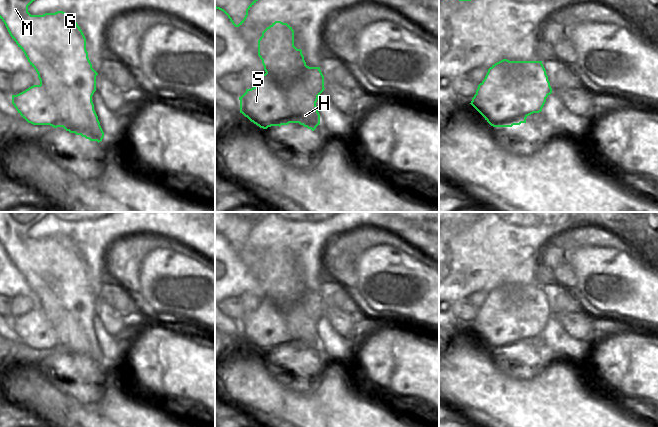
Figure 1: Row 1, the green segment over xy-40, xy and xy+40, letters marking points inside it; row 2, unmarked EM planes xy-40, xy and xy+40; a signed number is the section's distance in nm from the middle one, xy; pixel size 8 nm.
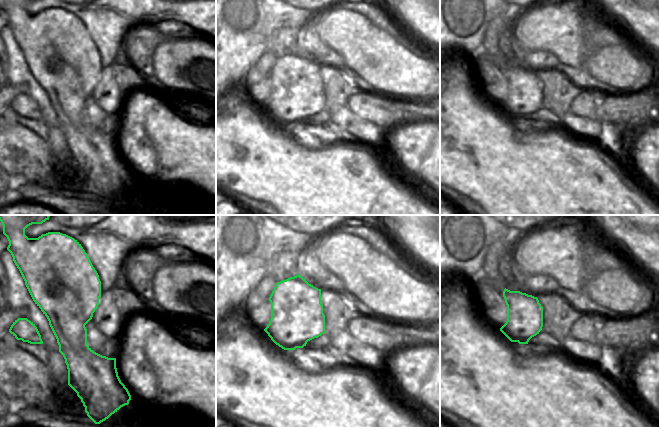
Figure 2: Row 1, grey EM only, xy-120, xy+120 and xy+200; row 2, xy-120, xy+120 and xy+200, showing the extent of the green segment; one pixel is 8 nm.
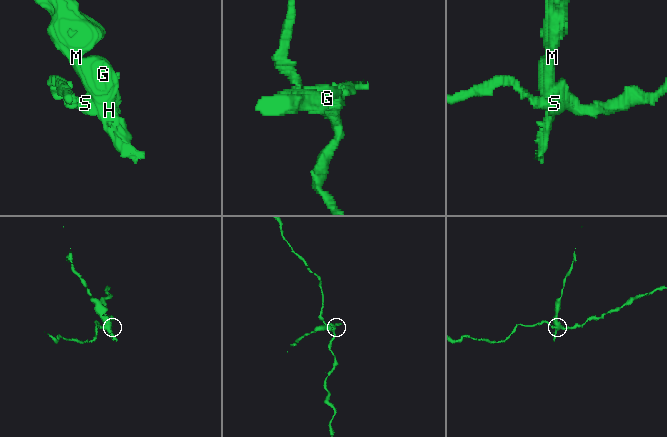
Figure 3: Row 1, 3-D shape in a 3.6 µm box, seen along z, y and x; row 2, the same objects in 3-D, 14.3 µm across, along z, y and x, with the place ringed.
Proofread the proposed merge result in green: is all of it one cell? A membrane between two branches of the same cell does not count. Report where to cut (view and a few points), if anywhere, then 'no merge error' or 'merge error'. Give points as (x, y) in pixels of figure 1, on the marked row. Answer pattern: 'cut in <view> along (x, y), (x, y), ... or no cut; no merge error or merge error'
cut in xy along (266, 72), (283, 88), (287, 105), (296, 122); merge error

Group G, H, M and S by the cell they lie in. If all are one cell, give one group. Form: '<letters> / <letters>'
G H M / S

